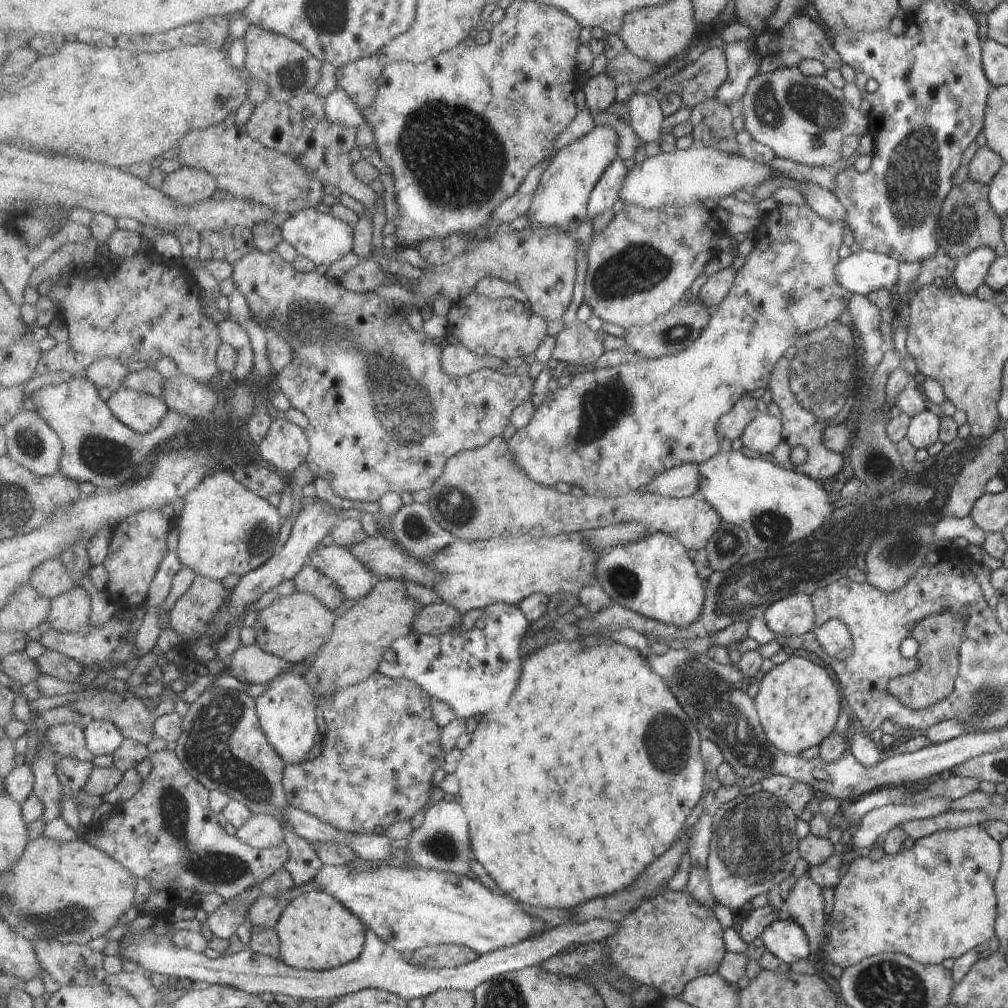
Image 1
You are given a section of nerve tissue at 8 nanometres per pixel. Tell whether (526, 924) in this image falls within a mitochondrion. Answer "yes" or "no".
no

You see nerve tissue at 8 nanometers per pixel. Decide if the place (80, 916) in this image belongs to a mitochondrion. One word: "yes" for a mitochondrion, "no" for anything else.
yes

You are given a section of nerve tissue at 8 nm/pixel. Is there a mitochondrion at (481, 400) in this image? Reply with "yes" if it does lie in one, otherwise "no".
no

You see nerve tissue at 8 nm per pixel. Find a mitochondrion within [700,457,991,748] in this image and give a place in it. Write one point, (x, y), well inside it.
(898, 551)

